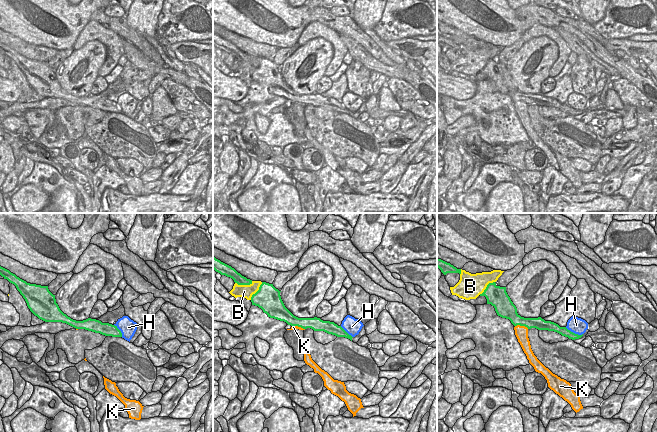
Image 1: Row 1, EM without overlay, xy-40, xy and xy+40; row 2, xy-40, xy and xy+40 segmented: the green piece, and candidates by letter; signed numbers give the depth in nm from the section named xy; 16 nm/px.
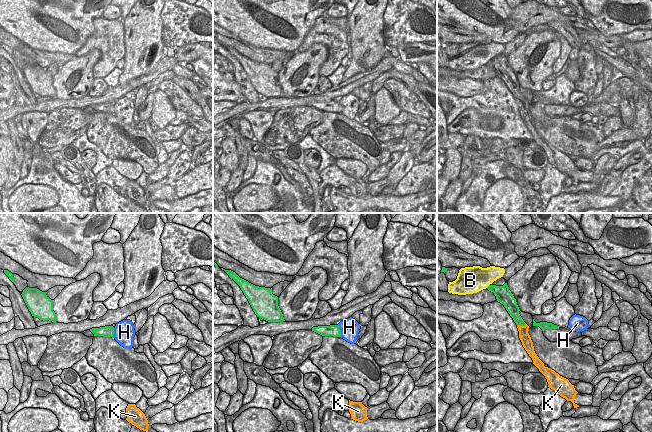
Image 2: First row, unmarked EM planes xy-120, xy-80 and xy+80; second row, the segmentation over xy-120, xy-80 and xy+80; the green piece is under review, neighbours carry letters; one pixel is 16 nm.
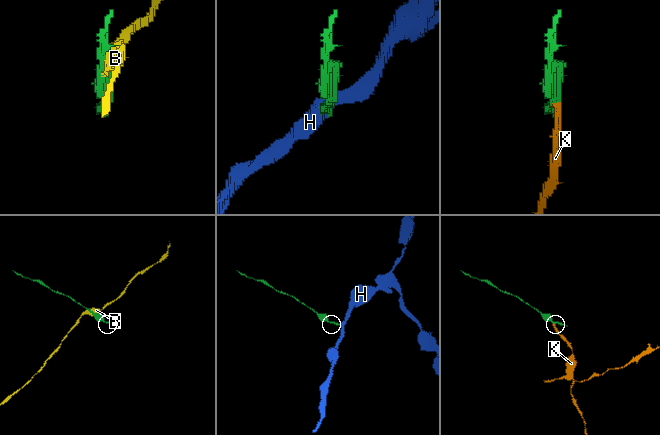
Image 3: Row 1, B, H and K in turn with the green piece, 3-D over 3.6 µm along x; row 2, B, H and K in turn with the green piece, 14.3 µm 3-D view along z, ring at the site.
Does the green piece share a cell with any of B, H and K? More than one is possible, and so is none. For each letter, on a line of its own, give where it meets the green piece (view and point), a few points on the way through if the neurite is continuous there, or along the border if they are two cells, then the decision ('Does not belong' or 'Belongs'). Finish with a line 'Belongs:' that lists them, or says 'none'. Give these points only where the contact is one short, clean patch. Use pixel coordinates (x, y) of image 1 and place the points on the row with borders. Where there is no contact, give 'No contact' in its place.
B: Touches green at xy (243, 284). Does not belong
H: Touches green at xy+40 (574, 333). Boundary: xy+40 (565, 327), (575, 333), (582, 334). Does not belong
K: Touches green at xy+40 (522, 325). Boundary: xy+40 (515, 325), (524, 325), (528, 328). Does not belong
Belongs: none.

